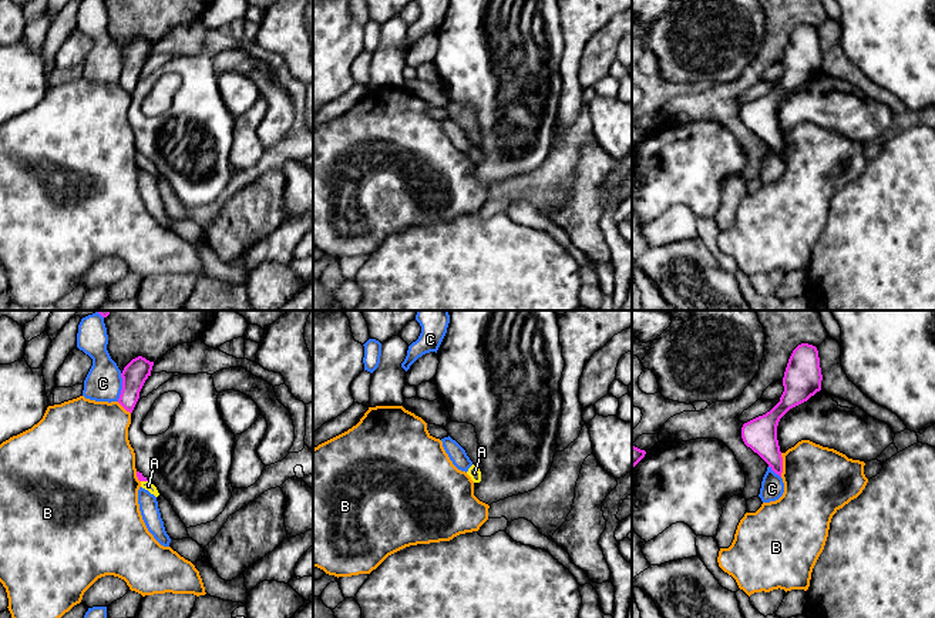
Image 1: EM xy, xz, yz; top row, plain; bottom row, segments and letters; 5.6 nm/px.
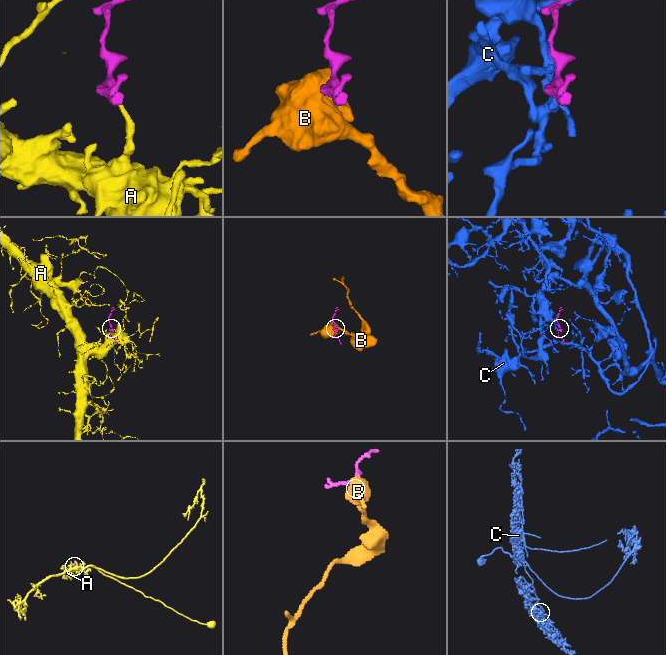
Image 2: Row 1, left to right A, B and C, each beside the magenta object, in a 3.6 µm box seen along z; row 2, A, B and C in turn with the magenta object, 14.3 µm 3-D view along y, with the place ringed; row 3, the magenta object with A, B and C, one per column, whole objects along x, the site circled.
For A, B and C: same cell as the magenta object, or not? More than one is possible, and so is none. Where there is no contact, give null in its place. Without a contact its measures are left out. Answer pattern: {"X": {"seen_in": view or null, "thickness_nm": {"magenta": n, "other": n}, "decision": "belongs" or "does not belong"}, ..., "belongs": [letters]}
{"A": {"seen_in": "xy", "thickness_nm": {"magenta": 40, "other": 50}, "decision": "belongs"}, "B": {"seen_in": "yz", "thickness_nm": {"magenta": 190, "other": 380}, "decision": "does not belong"}, "C": {"seen_in": "xy", "thickness_nm": {"magenta": 140, "other": 200}, "decision": "does not belong"}, "belongs": ["A"]}

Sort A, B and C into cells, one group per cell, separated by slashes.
A / B / C

